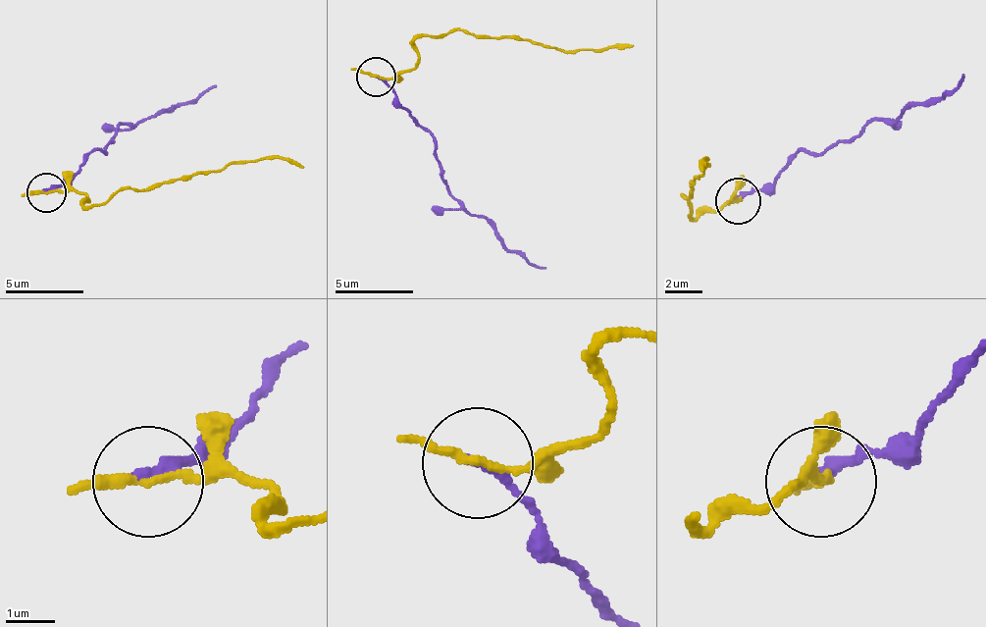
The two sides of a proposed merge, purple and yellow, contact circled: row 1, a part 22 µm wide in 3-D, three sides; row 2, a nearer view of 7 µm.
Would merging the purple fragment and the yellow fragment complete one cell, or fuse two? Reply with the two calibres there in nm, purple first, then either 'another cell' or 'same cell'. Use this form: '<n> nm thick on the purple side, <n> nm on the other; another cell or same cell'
220 nm thick on the purple side, 150 nm on the other; another cell

